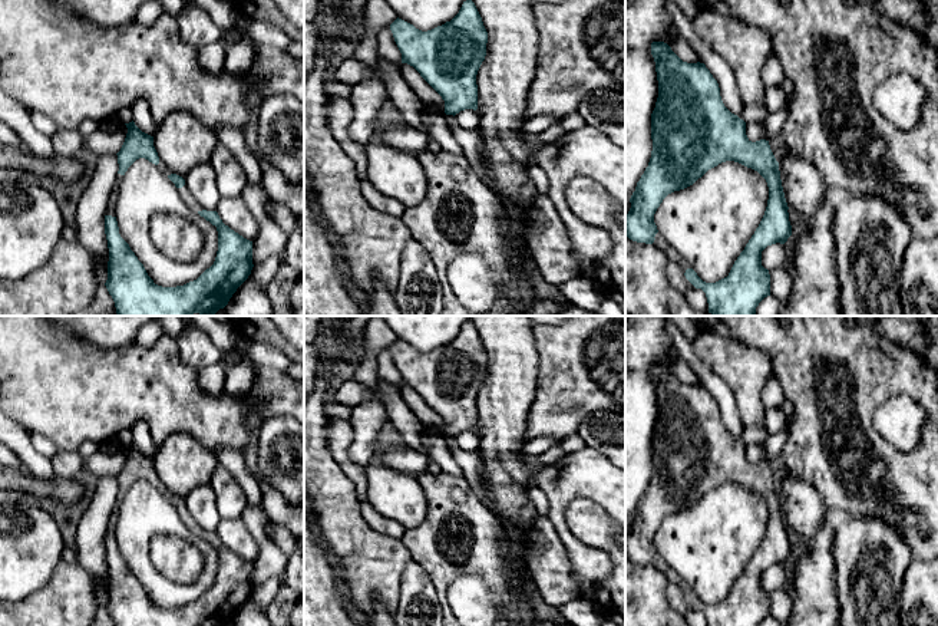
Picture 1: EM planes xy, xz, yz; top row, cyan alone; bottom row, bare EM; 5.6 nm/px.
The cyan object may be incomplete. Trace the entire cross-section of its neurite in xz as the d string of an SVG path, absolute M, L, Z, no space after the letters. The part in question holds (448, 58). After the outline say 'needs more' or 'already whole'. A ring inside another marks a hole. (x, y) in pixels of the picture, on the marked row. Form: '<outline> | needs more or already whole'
M472 0L442 26L422 32L396 19L390 24L402 63L413 66L445 101L445 113L478 109L476 75L486 56L488 32Z | already whole

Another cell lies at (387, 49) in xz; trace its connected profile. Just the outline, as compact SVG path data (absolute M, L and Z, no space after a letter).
M390 26L382 29L377 34L377 57L396 65L402 63L402 53L394 42Z

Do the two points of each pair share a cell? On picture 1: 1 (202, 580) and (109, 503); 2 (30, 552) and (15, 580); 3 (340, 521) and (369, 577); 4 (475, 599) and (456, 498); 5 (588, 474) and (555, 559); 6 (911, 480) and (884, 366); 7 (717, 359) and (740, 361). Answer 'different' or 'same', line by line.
1: different
2: same
3: same
4: different
5: different
6: same
7: same

